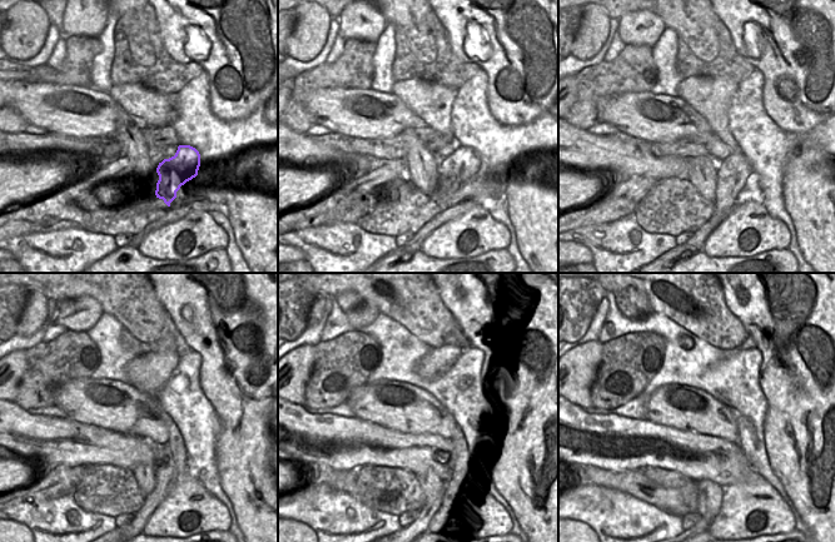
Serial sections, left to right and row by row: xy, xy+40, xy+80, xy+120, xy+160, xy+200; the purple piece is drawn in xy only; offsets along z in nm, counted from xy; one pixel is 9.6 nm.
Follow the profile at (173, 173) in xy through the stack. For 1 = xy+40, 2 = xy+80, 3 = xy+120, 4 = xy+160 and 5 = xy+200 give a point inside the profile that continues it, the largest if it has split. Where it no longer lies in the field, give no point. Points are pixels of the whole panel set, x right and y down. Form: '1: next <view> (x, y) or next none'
1: next xy+40 (455, 170)
2: next xy+80 (732, 172)
3: next xy+120 (168, 473)
4: next xy+160 (418, 527)
5: next xy+200 (702, 525)

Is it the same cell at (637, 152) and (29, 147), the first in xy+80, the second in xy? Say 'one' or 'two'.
one

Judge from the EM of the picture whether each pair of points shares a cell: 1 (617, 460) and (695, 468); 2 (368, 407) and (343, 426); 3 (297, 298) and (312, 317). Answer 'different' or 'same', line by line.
1: same
2: different
3: different

